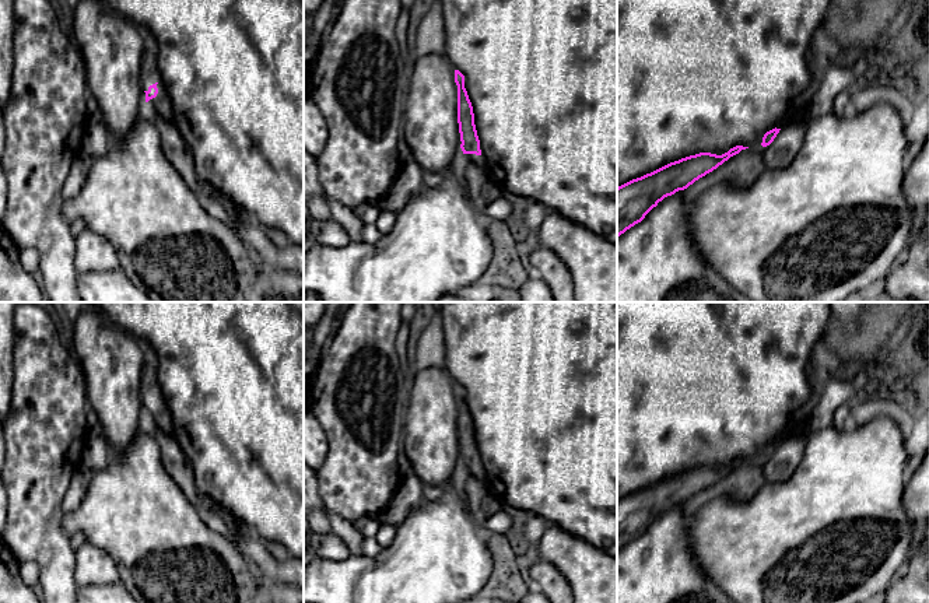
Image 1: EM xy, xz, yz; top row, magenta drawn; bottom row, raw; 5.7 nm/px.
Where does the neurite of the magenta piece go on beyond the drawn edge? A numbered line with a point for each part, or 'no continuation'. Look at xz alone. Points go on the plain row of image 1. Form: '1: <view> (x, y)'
1: xz (479, 473)

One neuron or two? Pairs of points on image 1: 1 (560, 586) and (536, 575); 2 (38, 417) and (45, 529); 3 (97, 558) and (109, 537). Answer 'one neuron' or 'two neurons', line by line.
1: one neuron
2: one neuron
3: two neurons

